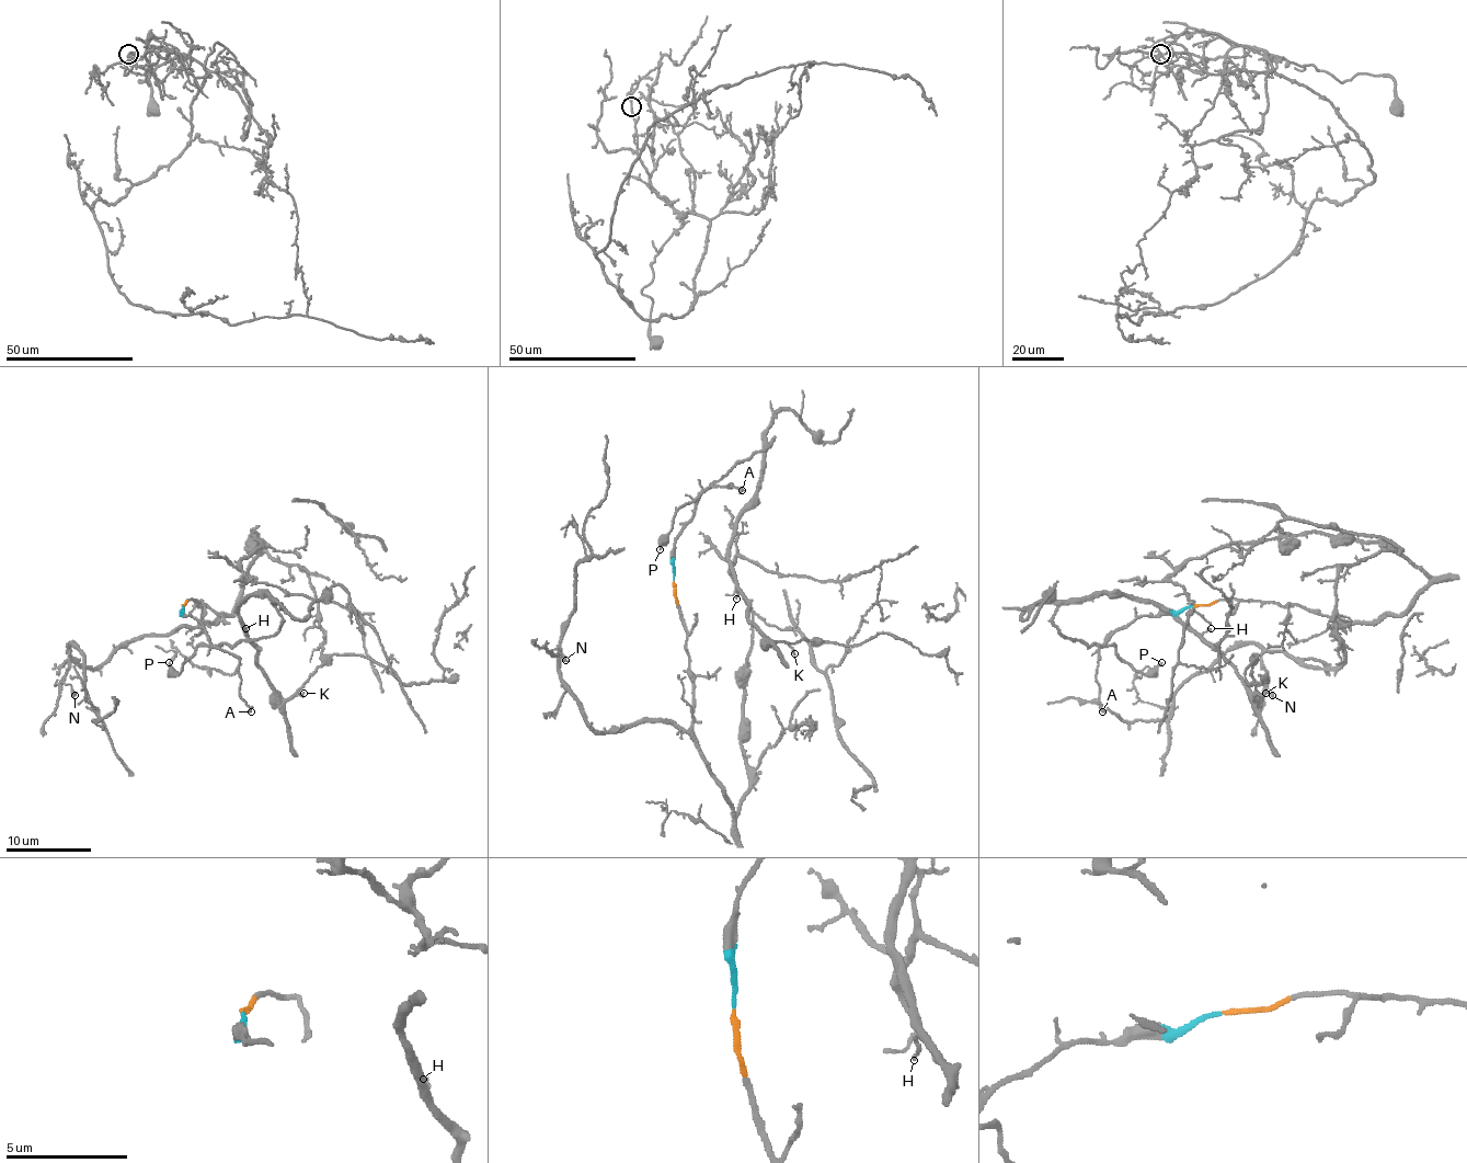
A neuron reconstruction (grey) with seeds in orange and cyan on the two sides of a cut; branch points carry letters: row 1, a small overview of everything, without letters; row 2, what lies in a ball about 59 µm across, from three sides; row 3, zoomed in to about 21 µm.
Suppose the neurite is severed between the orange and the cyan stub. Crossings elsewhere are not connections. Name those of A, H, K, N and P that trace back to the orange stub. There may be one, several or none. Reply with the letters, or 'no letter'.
N

